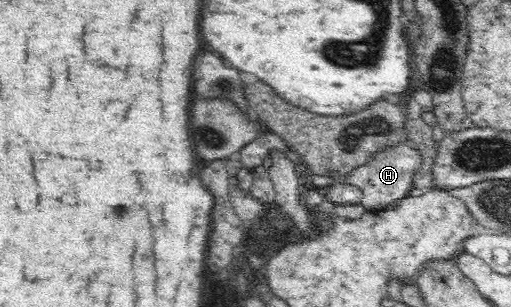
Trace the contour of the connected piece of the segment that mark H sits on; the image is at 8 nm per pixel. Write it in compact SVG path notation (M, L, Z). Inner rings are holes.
M399 143L395 146L387 146L375 152L368 162L351 169L347 174L349 182L363 190L362 207L367 214L388 211L397 203L407 197L409 190L414 185L415 170L421 165L420 153L409 143Z

